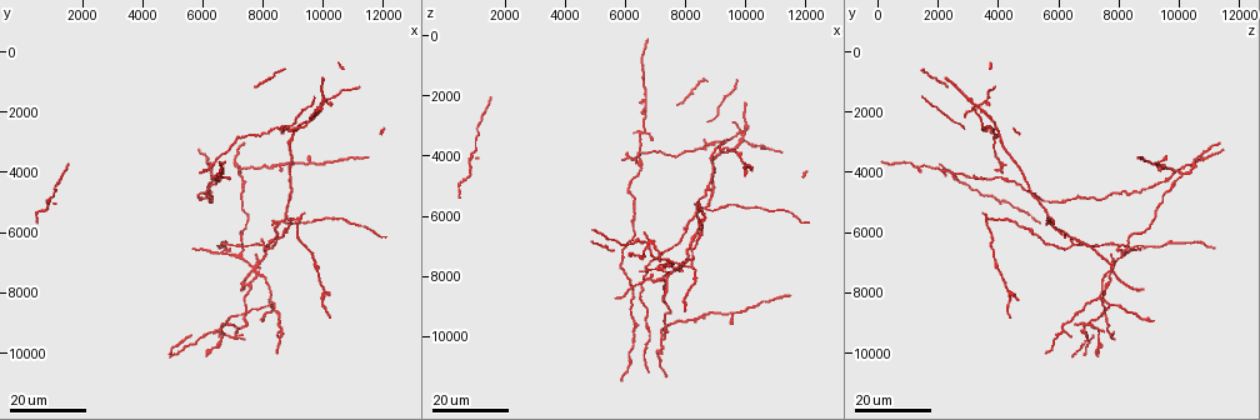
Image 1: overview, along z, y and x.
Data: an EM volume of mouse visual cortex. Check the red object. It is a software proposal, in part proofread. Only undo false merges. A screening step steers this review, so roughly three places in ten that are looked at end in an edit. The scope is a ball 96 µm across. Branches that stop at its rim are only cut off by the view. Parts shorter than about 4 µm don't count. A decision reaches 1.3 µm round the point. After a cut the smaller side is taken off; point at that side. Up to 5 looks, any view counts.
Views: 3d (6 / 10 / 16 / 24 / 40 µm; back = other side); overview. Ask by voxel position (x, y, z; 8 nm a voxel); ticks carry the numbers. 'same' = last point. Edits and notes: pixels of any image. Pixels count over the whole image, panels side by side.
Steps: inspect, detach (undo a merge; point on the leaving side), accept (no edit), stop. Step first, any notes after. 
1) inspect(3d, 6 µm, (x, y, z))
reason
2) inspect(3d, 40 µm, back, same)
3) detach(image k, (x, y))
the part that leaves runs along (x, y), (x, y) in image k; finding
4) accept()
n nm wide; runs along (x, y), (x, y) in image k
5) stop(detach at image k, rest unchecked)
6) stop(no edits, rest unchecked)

inspect(3d, 24 µm, (8200, 8400, 7600))
a fork

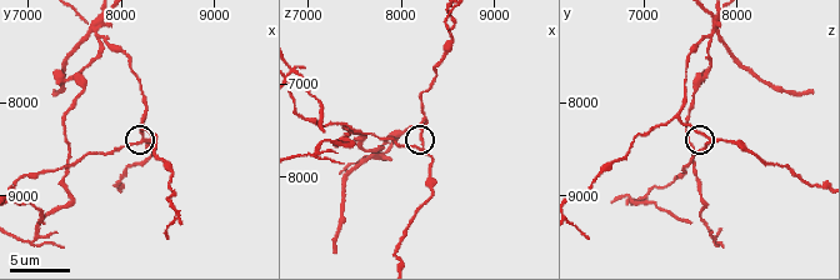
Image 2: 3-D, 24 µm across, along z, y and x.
inspect(3d, 10 µm, (8250, 8450, 7700))
zoom in

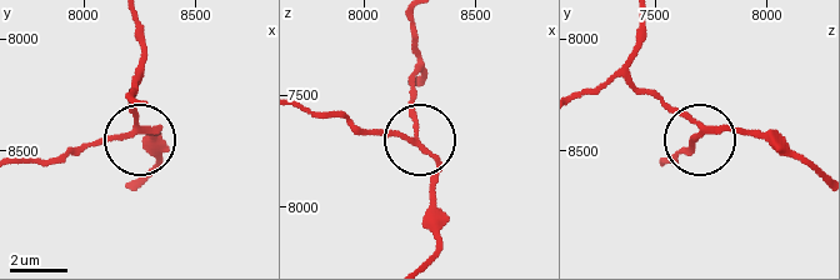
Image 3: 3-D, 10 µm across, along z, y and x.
inspect(3d, 6 µm, (8230, 8430, 7710))

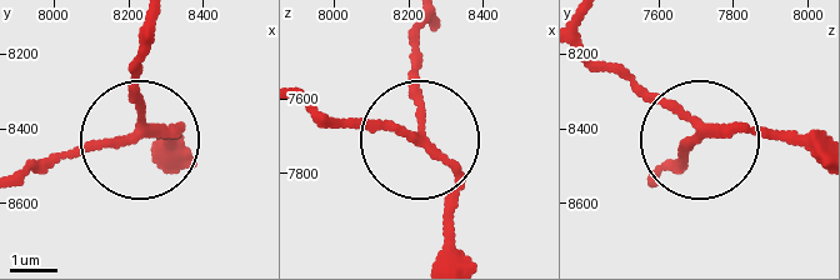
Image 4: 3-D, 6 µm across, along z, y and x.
detach(image 4, (58, 154))
the part that leaves runs along (134, 134), (30, 169) in image 4; two neurons meet here

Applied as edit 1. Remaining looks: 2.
inspect(3d, 16 µm, (7700, 7150, 7800))
four arms meet

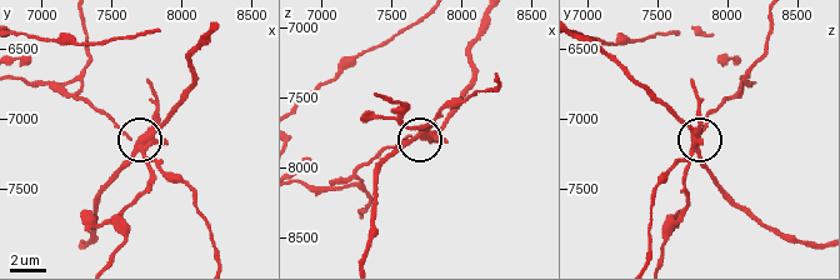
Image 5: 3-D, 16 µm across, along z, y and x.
detach(image 5, (154, 128))
280 nm wide; the part that leaves runs along (141, 149), (180, 103), (190, 84), (190, 60), (215, 33) in image 5; two neurons meet here

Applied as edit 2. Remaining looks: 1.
inspect(3d, 10 µm, (7120, 6800, 8080))

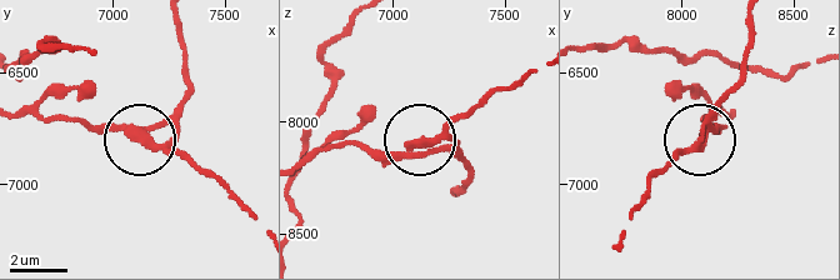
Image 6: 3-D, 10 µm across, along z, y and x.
accept()
side arm 41 µm; runs along (349, 25), (323, 61), (319, 148), (395, 155), (485, 93) in image 6; one neuron here

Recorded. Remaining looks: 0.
stop(detach at image 4, detach at image 5, rest unchecked)

